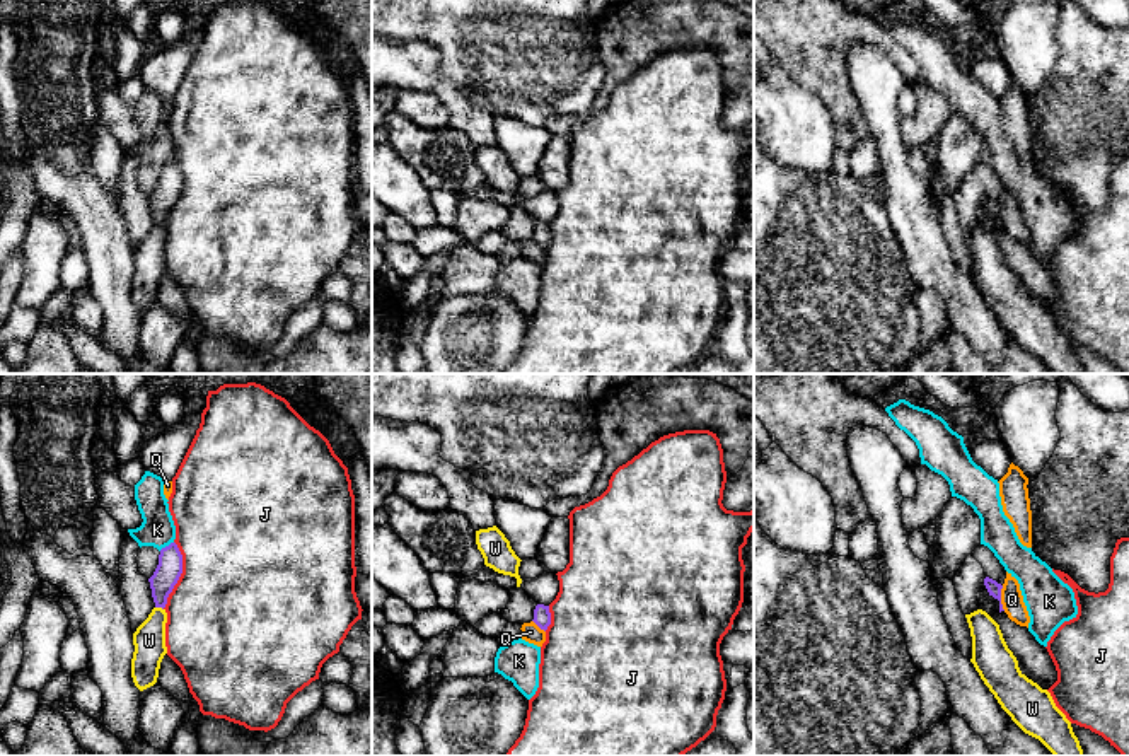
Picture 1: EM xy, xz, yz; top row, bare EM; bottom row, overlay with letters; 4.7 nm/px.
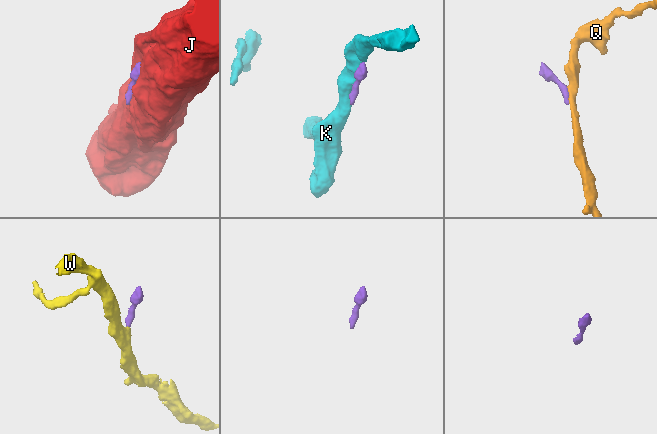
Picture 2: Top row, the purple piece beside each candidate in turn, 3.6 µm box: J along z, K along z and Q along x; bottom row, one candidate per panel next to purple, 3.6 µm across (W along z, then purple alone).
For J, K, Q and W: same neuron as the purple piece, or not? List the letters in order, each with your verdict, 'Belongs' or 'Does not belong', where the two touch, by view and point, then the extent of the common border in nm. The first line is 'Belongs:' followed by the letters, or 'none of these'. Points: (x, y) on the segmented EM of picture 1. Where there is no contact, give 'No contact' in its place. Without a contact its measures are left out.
Belongs: Q
J: Does not belong. Touches purple at xy (179, 575). Shared border 320 nm
K: Does not belong. Touches purple at xy (166, 546). Shared border 80 nm
Q: Belongs. Touches purple at yz (1000, 598). Shared border 120 nm
W: Does not belong. Touches purple at xy (159, 606). Shared border 40 nm

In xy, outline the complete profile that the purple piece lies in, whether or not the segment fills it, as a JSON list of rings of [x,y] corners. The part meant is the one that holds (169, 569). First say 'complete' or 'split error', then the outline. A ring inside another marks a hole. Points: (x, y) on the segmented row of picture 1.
complete; [[[176,543],[160,550],[159,565],[148,579],[155,608],[165,608],[167,597],[172,592],[182,573],[182,555]]]

